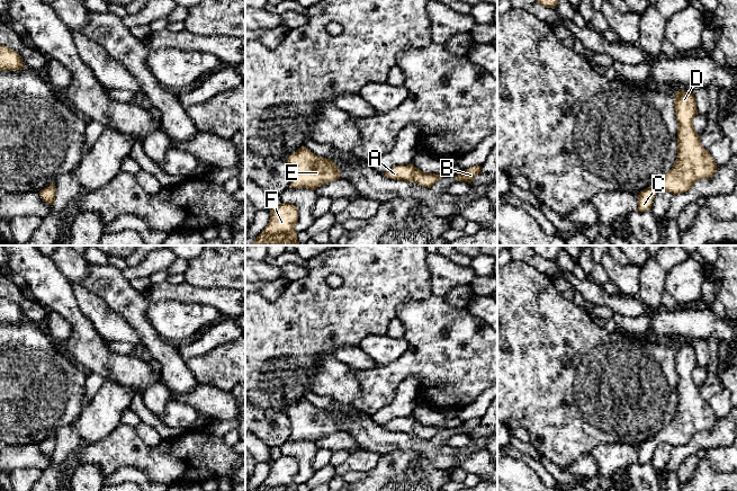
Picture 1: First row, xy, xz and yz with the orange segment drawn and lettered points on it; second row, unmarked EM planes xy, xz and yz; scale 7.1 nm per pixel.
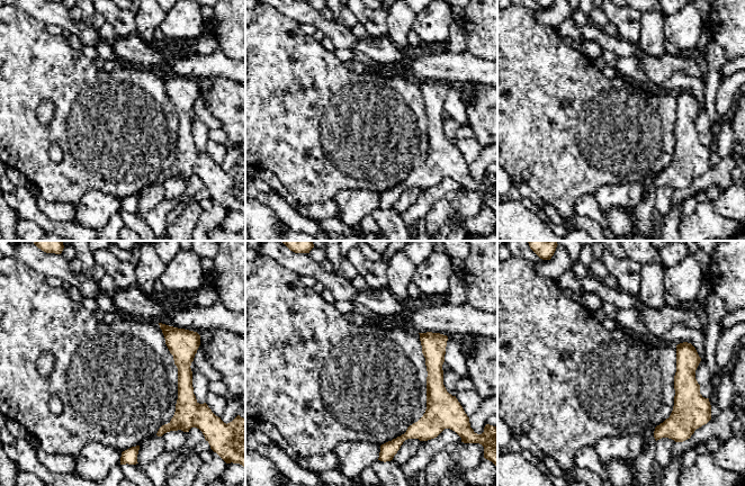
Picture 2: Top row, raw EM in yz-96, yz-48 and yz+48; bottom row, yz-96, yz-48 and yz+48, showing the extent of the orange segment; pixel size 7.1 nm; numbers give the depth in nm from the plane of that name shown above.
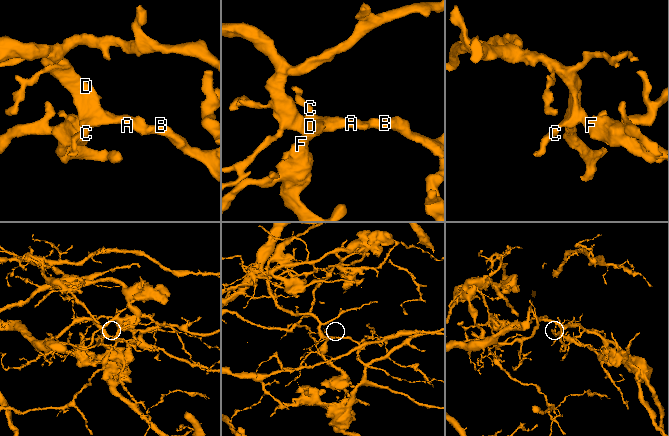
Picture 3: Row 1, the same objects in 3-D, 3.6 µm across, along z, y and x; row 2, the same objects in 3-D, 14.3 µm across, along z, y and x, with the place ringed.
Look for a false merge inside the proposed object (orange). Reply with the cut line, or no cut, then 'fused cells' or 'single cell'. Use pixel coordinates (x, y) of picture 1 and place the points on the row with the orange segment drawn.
no cut; single cell

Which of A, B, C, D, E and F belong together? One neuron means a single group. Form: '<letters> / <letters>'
A B C D E F

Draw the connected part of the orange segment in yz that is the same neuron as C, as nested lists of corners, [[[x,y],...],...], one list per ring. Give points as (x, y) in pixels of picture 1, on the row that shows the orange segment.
[[[687,90],[675,92],[674,110],[677,118],[677,159],[667,173],[639,193],[639,212],[651,208],[657,193],[677,195],[690,191],[698,180],[711,178],[717,171],[712,155],[702,146],[693,127],[693,118],[698,115],[694,95]]]

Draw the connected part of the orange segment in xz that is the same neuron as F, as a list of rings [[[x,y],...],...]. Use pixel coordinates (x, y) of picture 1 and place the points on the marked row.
[[[281,203],[270,209],[270,221],[252,246],[300,246],[295,230],[297,221],[297,206]]]

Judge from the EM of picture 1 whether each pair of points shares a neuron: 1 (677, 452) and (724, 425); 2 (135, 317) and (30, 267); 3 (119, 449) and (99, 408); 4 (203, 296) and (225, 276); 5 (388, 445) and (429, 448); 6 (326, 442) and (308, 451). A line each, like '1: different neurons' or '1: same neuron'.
1: same neuron
2: different neurons
3: different neurons
4: different neurons
5: same neuron
6: different neurons

